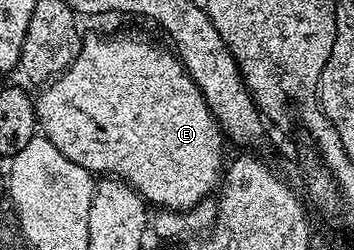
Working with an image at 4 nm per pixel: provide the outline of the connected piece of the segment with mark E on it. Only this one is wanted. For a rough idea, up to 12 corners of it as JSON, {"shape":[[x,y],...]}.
{"shape":[[86,34],[40,134],[190,211],[227,140],[168,46]]}

